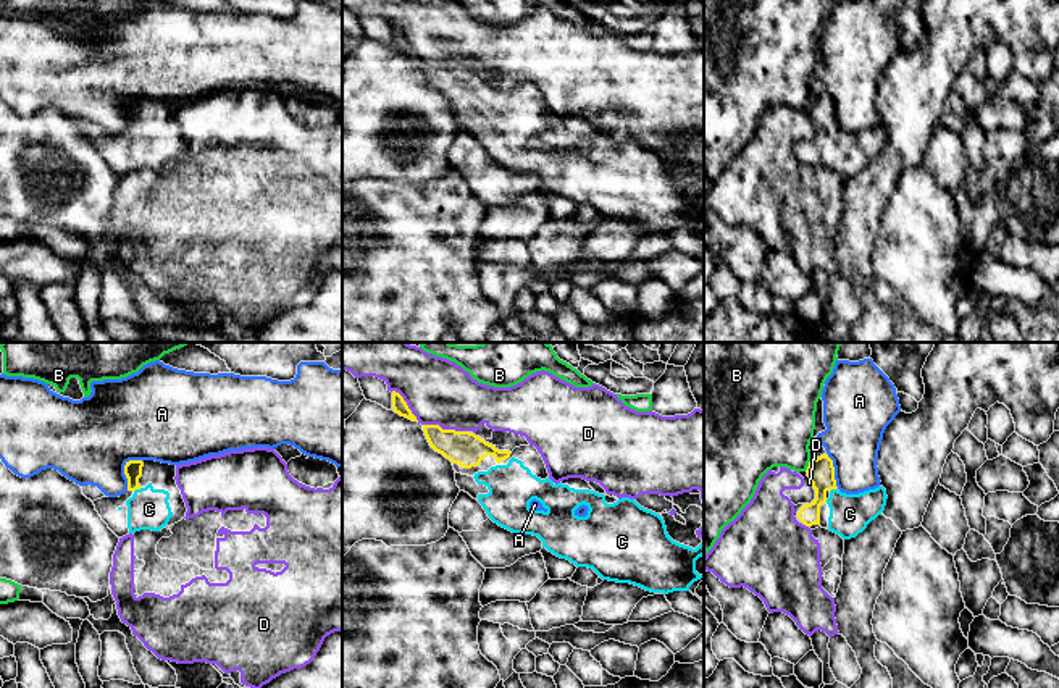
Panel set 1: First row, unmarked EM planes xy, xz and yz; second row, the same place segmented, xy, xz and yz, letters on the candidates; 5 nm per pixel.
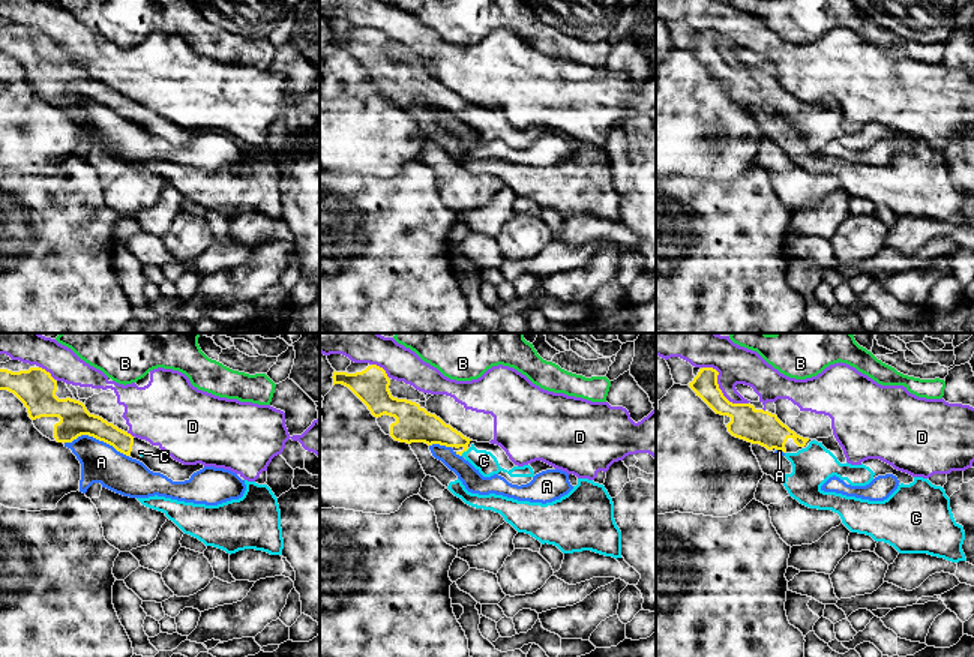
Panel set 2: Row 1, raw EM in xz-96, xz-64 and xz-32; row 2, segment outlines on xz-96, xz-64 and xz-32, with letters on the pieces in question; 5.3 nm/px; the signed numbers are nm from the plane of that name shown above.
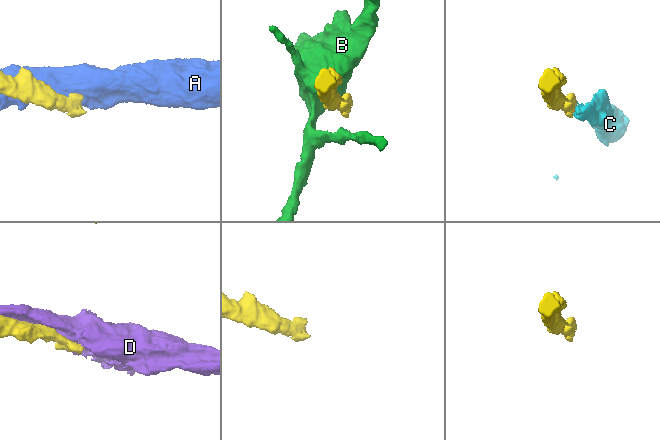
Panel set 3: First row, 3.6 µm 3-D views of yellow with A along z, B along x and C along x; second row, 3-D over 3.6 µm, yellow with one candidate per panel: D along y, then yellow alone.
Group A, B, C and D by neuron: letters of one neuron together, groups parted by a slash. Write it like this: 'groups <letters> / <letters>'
groups A / B / C / D

